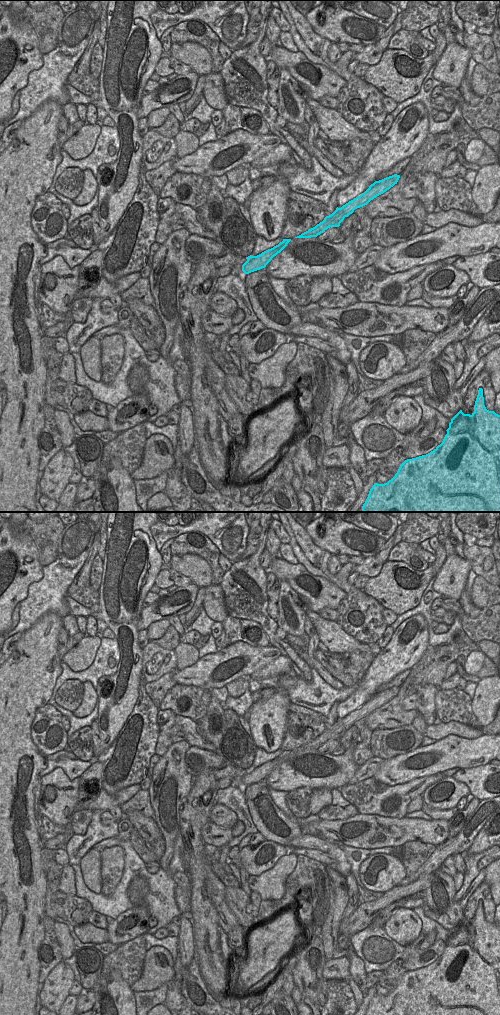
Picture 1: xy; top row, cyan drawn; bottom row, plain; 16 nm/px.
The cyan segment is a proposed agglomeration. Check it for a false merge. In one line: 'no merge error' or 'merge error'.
no merge error

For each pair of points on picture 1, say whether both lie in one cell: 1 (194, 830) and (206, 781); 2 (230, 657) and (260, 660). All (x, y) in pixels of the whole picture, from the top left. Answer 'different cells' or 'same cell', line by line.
1: same cell
2: same cell

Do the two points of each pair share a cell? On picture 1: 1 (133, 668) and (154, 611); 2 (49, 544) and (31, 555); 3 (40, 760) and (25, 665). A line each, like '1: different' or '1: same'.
1: different
2: different
3: same

